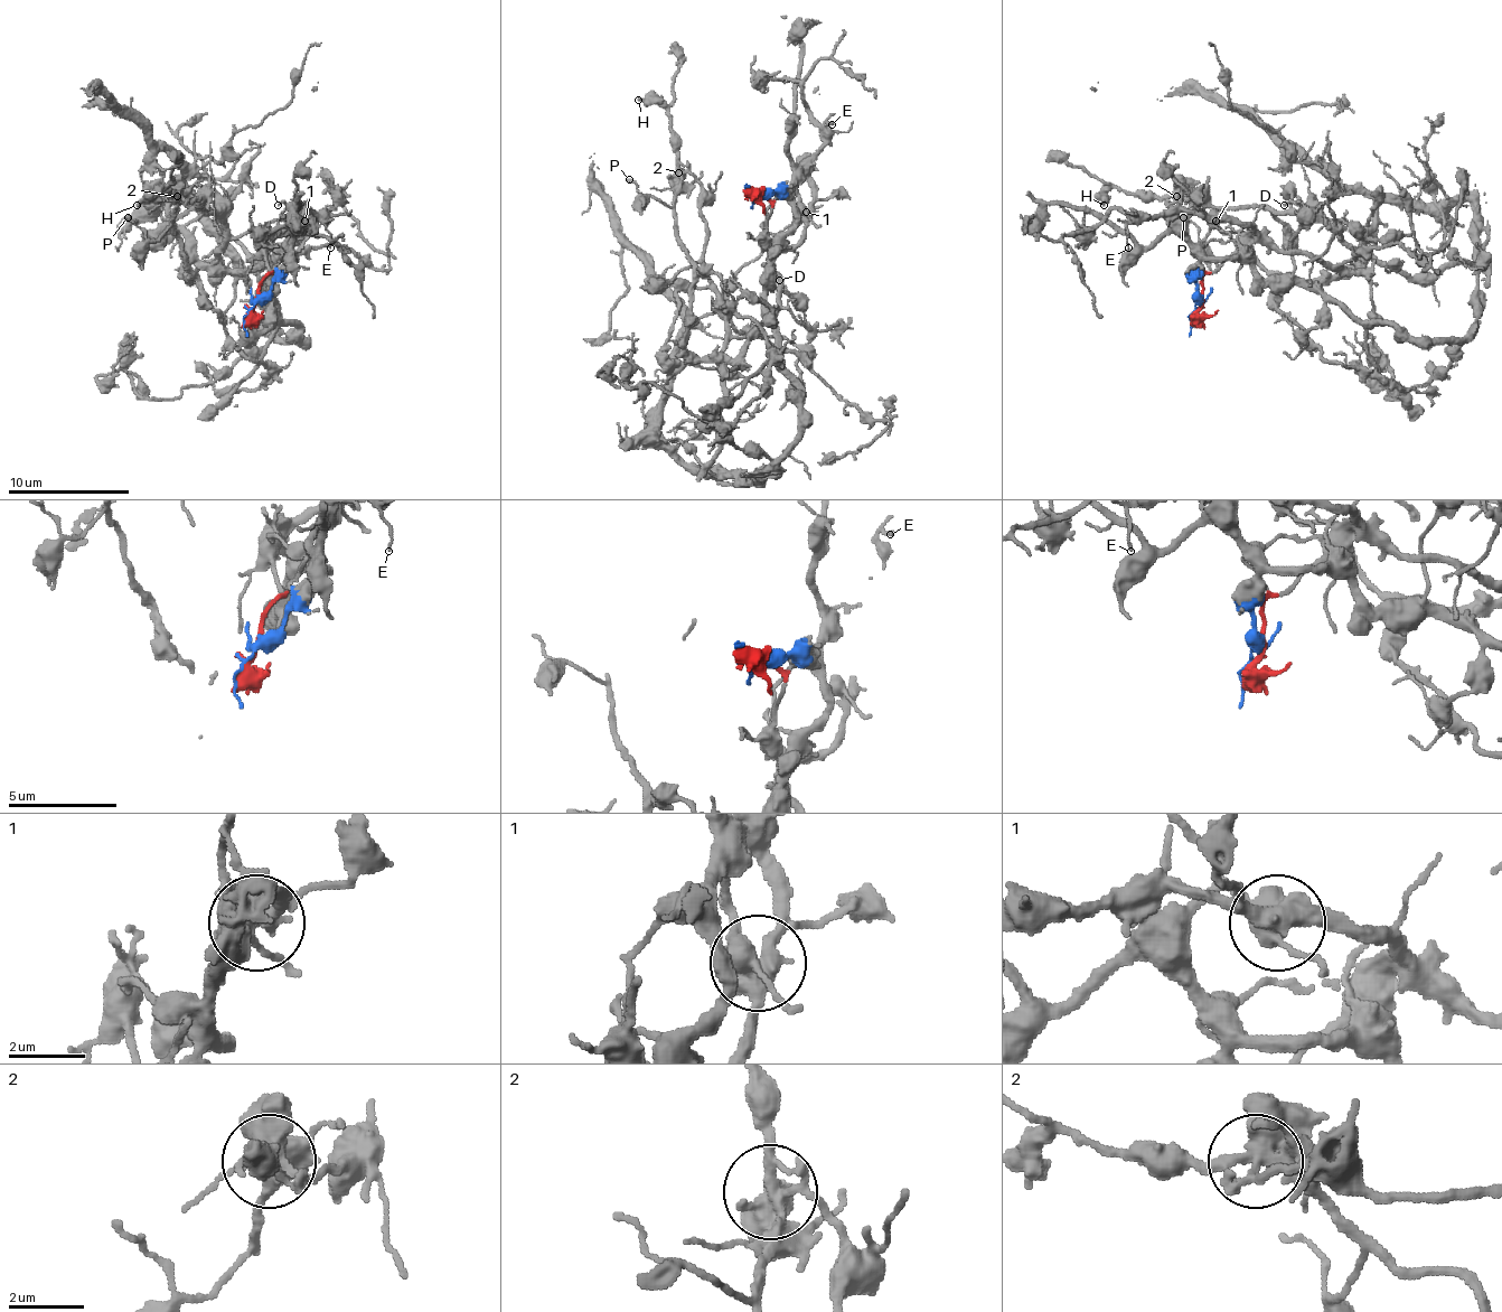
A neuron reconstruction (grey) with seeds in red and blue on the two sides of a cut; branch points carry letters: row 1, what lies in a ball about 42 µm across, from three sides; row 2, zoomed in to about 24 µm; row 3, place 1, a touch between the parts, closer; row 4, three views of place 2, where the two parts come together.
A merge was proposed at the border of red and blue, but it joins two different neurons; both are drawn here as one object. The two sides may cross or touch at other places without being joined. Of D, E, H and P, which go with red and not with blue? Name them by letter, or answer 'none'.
E, H, P

